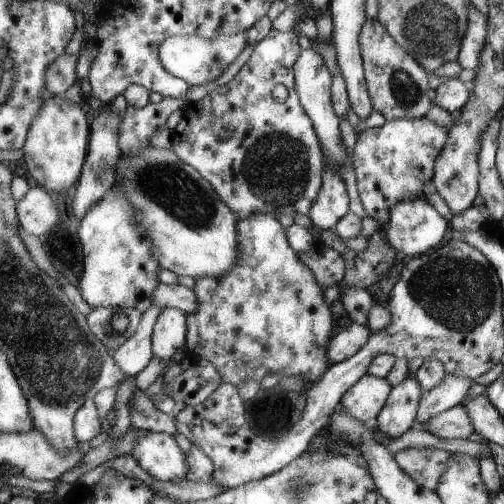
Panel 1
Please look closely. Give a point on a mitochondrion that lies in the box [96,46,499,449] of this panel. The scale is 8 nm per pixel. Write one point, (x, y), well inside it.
(453, 291)

